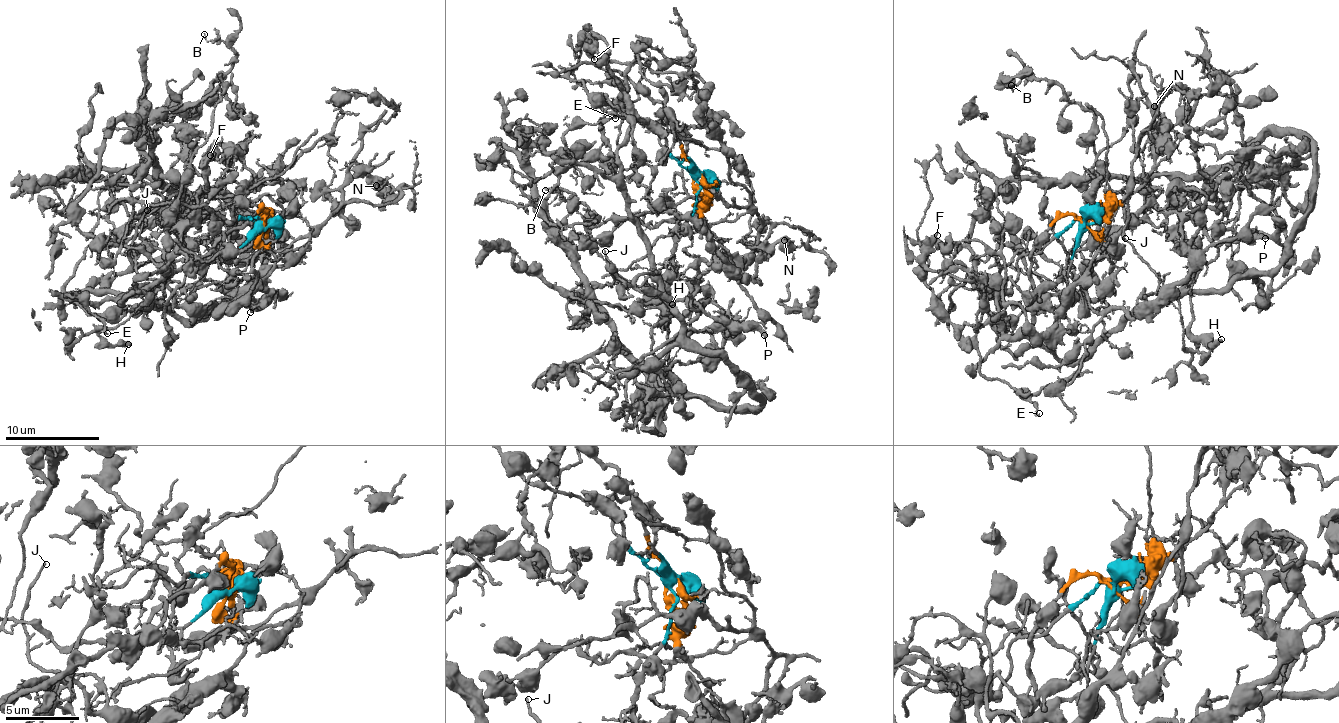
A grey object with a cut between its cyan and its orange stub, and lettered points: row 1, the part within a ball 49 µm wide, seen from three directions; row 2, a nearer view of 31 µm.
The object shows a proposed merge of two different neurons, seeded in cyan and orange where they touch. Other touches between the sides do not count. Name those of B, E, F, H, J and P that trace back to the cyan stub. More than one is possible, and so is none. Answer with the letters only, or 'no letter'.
J, P

